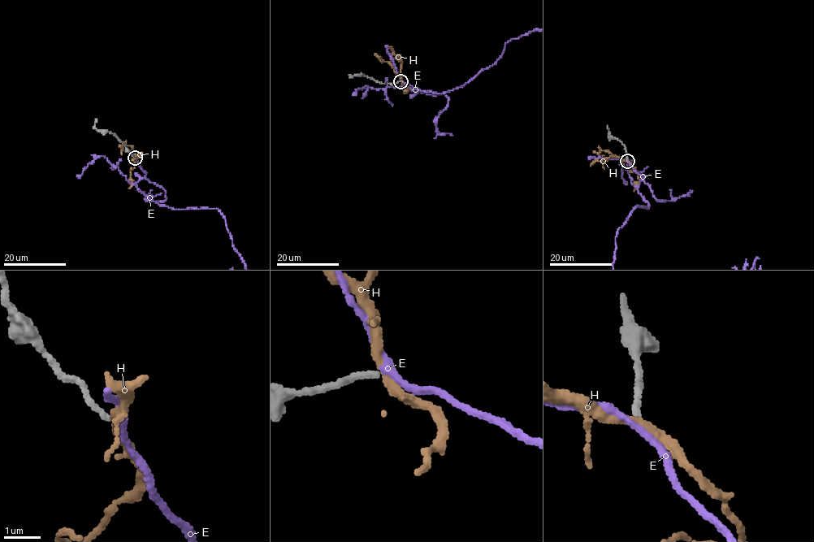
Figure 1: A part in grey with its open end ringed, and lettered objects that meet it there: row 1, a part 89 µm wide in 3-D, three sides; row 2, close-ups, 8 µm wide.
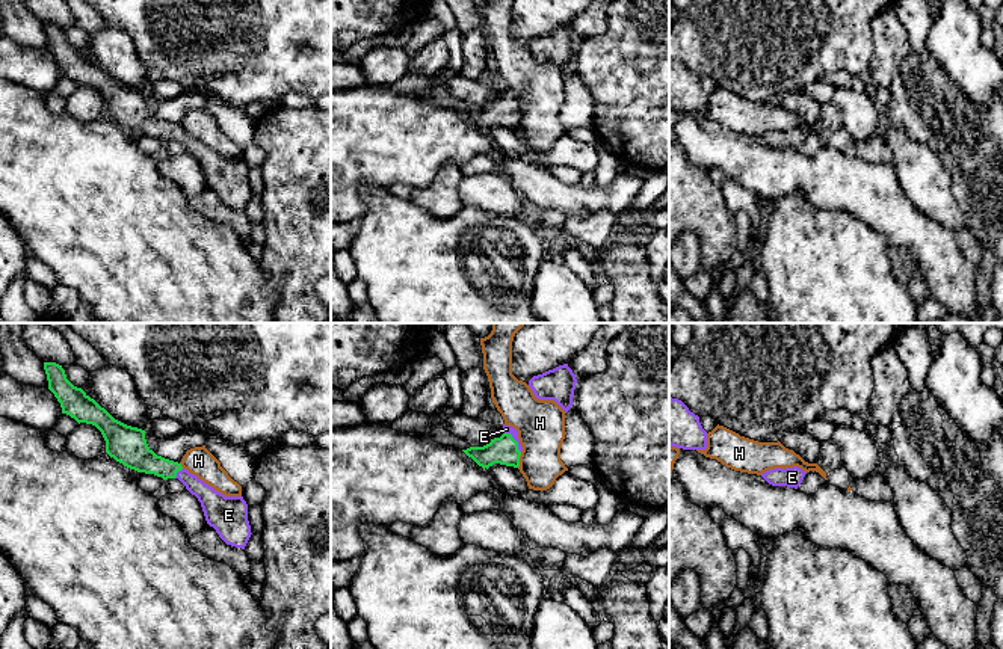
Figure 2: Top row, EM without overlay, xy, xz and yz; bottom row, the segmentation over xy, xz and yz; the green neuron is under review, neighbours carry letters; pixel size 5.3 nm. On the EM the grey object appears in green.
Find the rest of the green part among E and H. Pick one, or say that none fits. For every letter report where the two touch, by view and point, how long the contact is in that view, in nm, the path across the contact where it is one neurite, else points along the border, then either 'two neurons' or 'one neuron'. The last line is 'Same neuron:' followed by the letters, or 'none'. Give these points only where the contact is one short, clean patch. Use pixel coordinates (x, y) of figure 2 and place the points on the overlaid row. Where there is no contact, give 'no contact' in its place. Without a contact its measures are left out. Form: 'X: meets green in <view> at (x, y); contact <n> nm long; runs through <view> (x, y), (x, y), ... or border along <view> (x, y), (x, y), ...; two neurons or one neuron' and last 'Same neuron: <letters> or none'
E: meets green in xz at (514, 439); contact 140 nm long; runs through xz (503, 450), (514, 439), (506, 429); one neuron
H: meets green in xz at (518, 459); contact 90 nm long; border along xz (521, 452), (517, 467); two neurons
Same neuron: E

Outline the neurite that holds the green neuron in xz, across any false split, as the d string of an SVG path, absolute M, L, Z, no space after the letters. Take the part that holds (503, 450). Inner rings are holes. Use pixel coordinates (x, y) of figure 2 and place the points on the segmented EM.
M503 424L503 435L500 438L491 439L483 447L470 447L462 451L486 469L494 463L518 468L523 447L517 429Z

